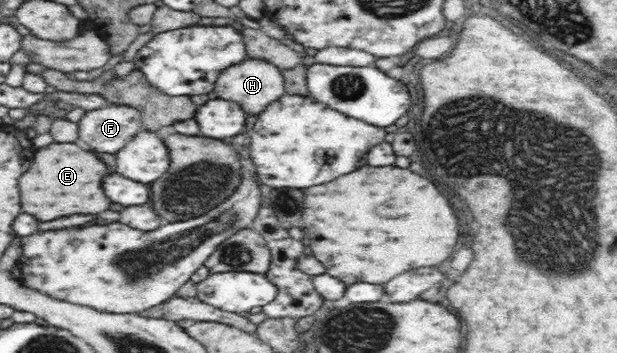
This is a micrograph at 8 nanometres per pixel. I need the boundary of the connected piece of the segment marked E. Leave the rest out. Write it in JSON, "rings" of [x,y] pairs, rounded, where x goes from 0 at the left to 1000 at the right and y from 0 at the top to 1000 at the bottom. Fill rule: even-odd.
{"rings":[[[83,405],[57,428],[31,541],[37,552],[37,603],[53,609],[60,626],[86,626],[118,603],[164,603],[177,592],[177,558],[164,535],[164,507],[173,496],[173,467],[151,433],[135,428],[122,405]]]}

